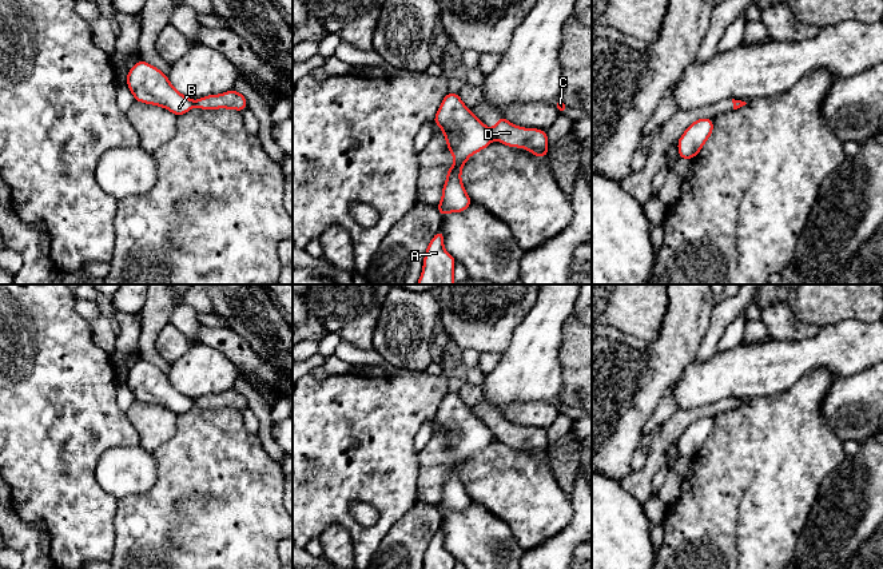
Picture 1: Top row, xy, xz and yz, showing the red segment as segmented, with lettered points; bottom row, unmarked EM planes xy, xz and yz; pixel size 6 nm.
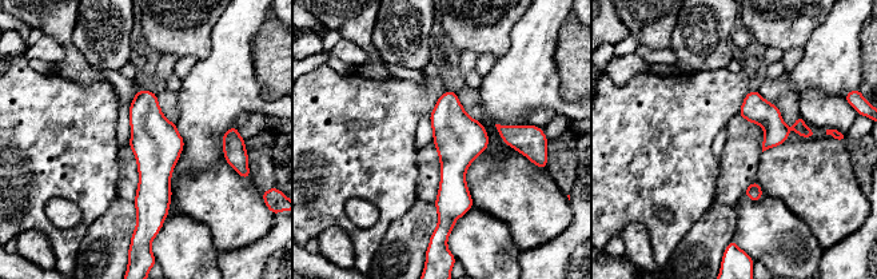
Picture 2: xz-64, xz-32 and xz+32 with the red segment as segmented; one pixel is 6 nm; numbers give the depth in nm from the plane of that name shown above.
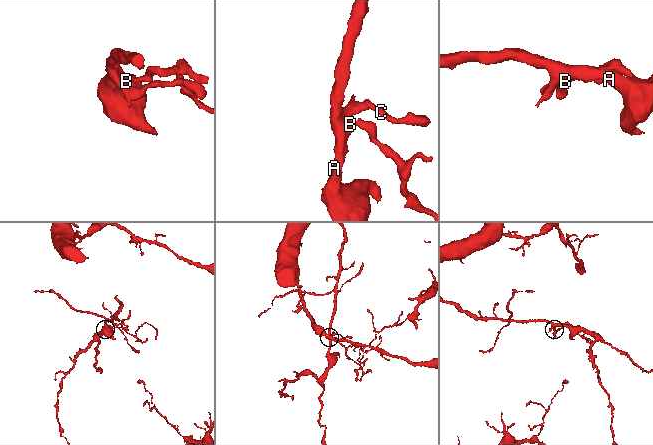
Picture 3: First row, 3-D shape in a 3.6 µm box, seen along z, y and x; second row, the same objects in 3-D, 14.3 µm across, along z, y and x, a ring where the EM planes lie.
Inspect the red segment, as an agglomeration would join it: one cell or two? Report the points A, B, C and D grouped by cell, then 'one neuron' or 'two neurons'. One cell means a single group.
A B C / D; two neurons

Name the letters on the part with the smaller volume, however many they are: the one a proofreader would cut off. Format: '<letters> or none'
D

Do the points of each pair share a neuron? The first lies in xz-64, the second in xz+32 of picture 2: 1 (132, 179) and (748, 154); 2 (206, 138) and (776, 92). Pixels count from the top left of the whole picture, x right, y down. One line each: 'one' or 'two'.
1: one
2: two

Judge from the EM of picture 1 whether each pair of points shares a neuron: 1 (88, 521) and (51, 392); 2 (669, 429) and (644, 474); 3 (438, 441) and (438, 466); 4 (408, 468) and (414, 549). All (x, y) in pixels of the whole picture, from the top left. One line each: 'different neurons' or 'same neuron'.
1: same neuron
2: same neuron
3: same neuron
4: different neurons

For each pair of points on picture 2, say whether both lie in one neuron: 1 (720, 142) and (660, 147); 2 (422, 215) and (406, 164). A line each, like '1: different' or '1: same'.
1: different
2: different

